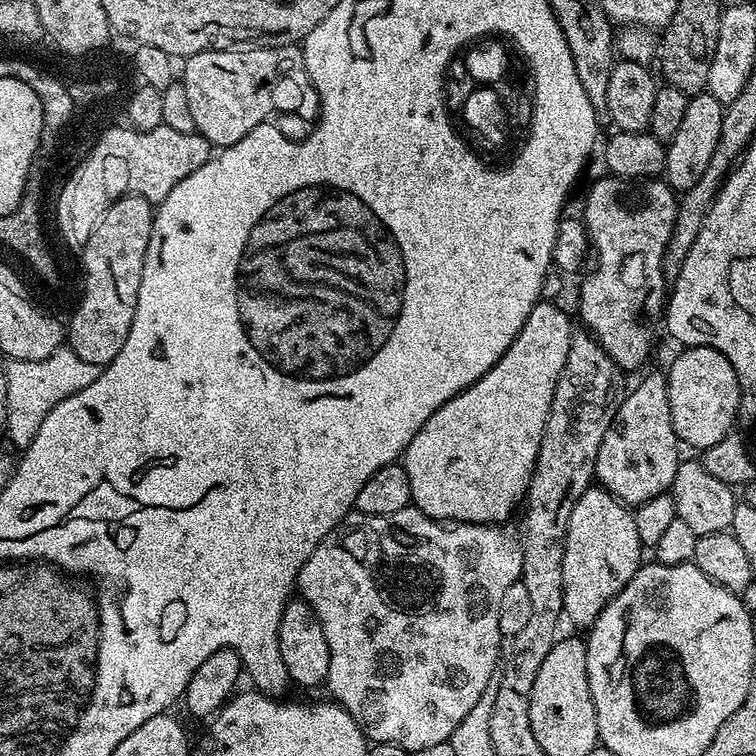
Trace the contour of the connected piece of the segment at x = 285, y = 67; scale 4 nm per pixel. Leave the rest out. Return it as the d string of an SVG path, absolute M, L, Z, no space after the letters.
M297 45L281 48L245 48L227 52L199 52L183 61L187 101L191 117L194 118L195 131L205 136L208 143L217 149L229 148L234 142L246 138L250 130L265 123L268 116L277 108L280 112L296 112L304 104L303 92L311 89L312 83L306 70L303 51Z

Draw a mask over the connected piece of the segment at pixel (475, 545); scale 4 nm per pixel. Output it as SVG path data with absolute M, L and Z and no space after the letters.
M415 506L398 510L398 514L385 516L367 516L358 511L351 511L344 521L326 538L316 544L314 554L306 558L302 570L296 579L299 599L305 600L314 610L322 630L326 634L326 646L330 646L330 670L326 688L332 691L331 699L345 708L354 718L354 722L364 732L369 741L377 744L397 744L409 754L424 752L427 748L436 748L439 744L447 745L452 739L458 722L470 714L474 702L493 683L502 659L502 639L500 640L500 607L512 587L517 587L522 570L522 550L520 540L507 532L507 527L499 524L458 524L445 526L441 521L431 520Z

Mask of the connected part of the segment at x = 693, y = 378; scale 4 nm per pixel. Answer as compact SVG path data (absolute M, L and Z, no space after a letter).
M707 344L685 347L666 368L668 378L668 397L670 398L670 418L674 422L676 437L681 445L697 450L712 448L714 442L722 442L724 436L733 431L732 423L737 423L740 410L740 383L738 374L734 374L734 366L718 350L709 348Z

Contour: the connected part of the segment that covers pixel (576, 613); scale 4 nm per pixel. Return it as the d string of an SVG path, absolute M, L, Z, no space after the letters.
M593 486L585 490L582 498L574 506L570 514L570 526L566 526L566 542L562 554L562 594L564 595L564 616L581 630L592 627L593 622L602 614L606 605L634 578L634 574L642 567L640 560L642 545L638 538L638 526L633 509L622 503L606 491L605 488Z

